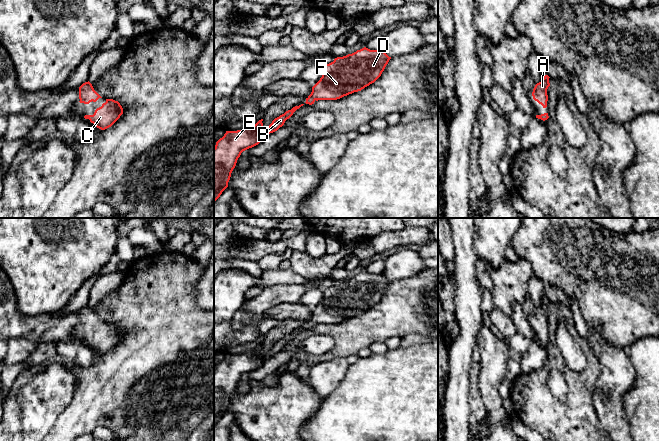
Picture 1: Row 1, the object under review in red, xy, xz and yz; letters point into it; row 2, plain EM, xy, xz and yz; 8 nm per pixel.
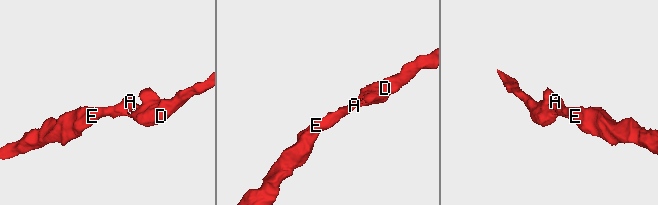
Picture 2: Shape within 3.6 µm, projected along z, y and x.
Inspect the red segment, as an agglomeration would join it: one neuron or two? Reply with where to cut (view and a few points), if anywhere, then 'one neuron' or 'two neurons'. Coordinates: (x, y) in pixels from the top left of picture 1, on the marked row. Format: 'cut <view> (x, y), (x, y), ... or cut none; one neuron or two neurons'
cut none; one neuron

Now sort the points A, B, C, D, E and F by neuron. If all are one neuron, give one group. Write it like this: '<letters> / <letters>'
A B C D E F

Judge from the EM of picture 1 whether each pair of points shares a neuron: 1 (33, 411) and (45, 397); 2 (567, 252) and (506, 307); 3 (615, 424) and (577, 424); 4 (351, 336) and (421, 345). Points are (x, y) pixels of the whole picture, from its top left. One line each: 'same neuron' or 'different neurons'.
1: same neuron
2: different neurons
3: different neurons
4: different neurons

